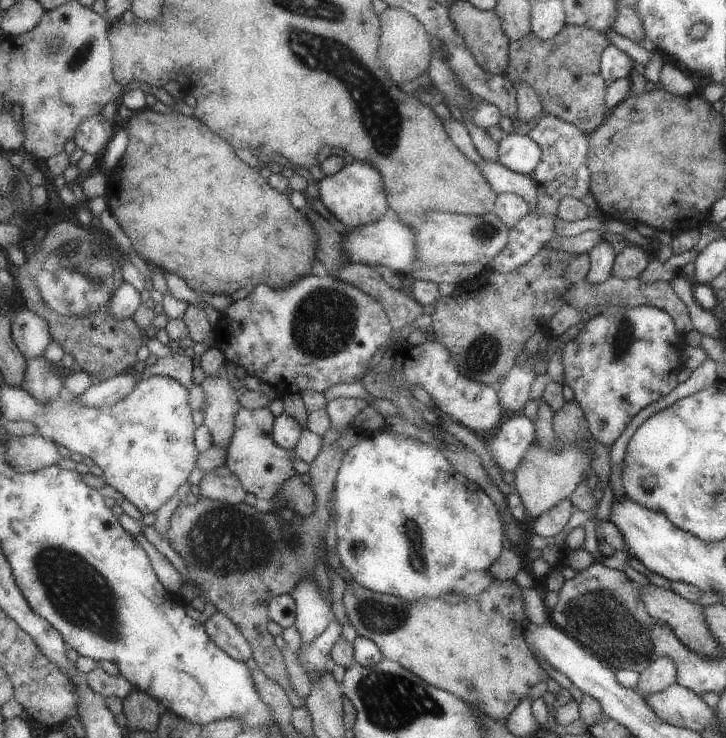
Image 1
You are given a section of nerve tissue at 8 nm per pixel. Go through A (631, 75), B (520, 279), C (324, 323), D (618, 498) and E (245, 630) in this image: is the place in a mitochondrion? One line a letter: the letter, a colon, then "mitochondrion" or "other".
A: other
B: other
C: mitochondrion
D: other
E: other

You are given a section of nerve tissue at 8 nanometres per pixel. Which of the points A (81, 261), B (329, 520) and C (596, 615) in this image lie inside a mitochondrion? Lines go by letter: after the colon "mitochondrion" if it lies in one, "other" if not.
A: mitochondrion
B: other
C: mitochondrion

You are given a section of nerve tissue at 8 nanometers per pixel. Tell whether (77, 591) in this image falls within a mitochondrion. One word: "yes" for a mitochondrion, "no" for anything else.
yes

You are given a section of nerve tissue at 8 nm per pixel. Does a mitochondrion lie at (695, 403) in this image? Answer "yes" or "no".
no

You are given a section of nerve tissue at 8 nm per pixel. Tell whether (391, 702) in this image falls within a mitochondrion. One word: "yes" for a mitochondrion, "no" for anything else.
yes

